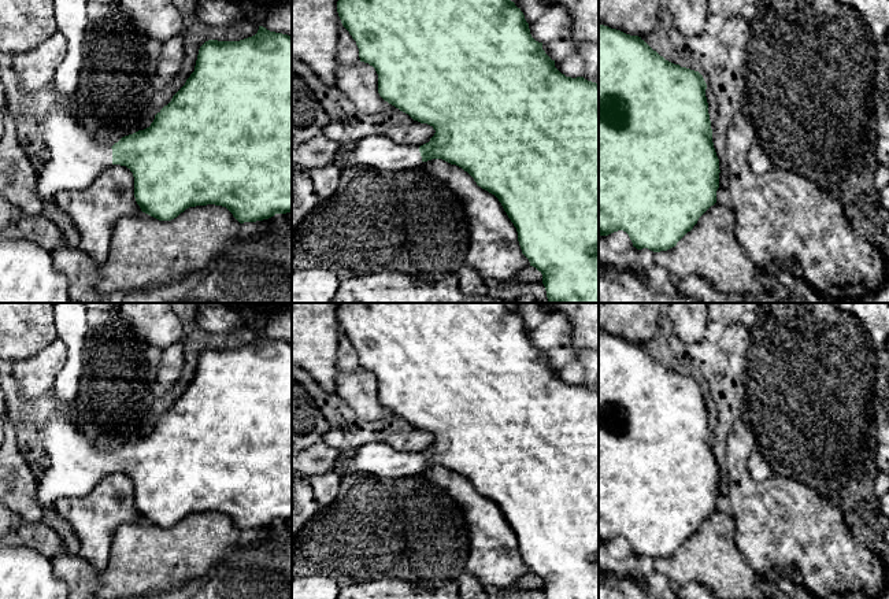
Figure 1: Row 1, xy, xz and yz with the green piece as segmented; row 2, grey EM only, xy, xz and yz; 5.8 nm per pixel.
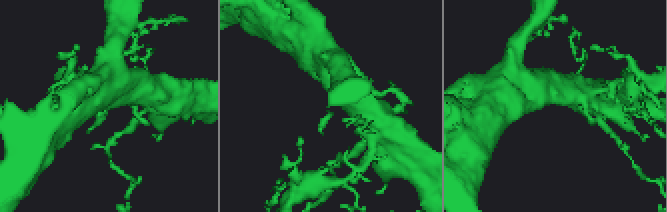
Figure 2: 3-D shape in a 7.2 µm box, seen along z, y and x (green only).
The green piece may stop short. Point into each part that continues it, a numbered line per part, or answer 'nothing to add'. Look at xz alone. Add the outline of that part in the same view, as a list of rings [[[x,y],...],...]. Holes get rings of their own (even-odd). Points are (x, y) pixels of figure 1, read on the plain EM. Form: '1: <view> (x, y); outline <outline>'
1: xz (377, 458); outline [[[368,443],[352,454],[342,474],[371,473],[381,477],[410,477],[422,472],[419,454],[397,451],[388,443]]]

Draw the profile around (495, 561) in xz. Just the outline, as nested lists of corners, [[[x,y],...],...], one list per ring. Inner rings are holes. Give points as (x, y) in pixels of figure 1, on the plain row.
[[[431,466],[418,473],[441,488],[463,511],[470,540],[464,573],[484,587],[507,588],[530,573],[522,561],[518,539],[499,506],[477,492],[474,485],[456,472]]]

